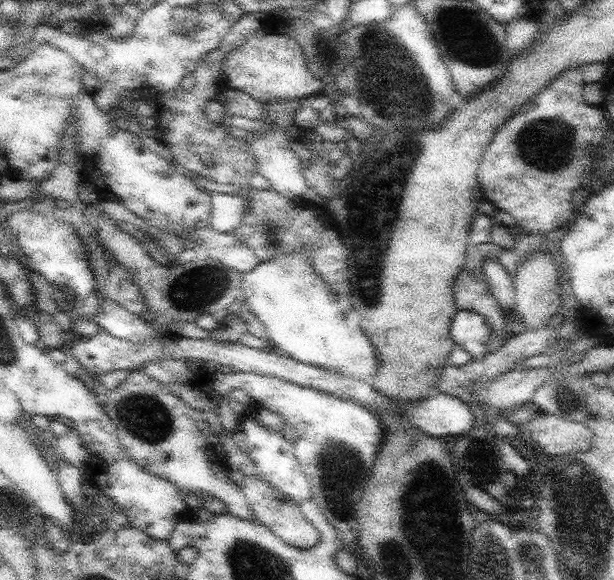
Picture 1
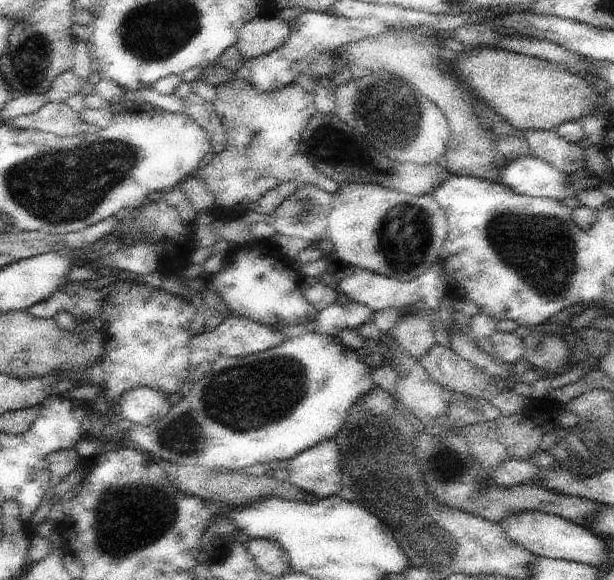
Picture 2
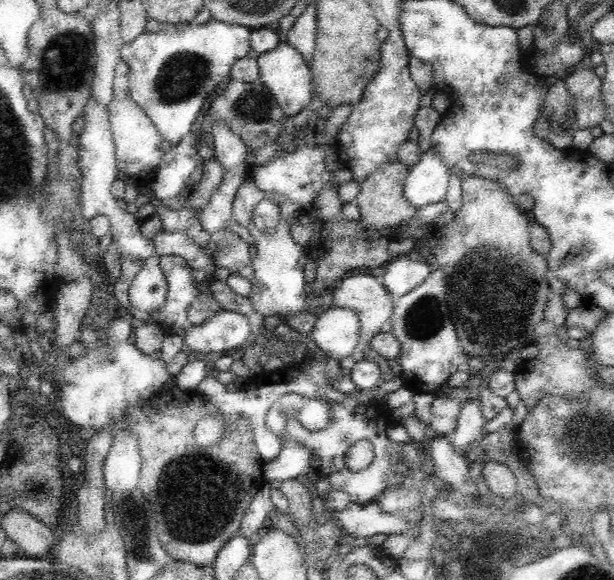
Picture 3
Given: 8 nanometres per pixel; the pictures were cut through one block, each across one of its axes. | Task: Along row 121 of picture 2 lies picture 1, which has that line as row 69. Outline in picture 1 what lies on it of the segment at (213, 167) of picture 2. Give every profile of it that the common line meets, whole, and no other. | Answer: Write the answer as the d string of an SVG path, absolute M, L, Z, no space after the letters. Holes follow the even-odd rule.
M279 14L269 15L240 47L225 54L222 75L231 89L266 103L292 97L310 97L324 90L324 81L308 67L305 48L298 43L296 35L288 27L290 24L292 21L286 21Z

